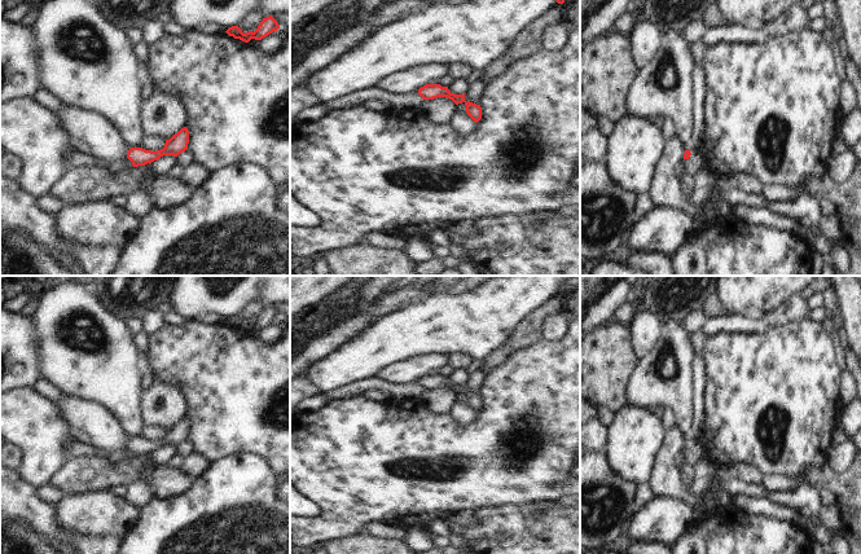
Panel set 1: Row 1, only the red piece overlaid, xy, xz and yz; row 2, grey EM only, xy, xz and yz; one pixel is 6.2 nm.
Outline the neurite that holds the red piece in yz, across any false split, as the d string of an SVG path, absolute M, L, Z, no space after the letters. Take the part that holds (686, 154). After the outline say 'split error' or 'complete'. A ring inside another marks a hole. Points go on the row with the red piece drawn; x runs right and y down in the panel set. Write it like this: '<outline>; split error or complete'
M685 150L684 172L695 176L702 168L704 168L704 161L700 150Z; split error

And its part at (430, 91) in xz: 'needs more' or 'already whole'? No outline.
needs more

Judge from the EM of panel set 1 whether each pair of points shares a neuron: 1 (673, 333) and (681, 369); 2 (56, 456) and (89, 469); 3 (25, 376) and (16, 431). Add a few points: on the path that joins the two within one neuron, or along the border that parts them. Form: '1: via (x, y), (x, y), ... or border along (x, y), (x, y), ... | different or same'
1: via (673, 342), (676, 360) | same
2: border along (69, 457), (47, 483) | different
3: border along (30, 387), (16, 387), (13, 390) | different

